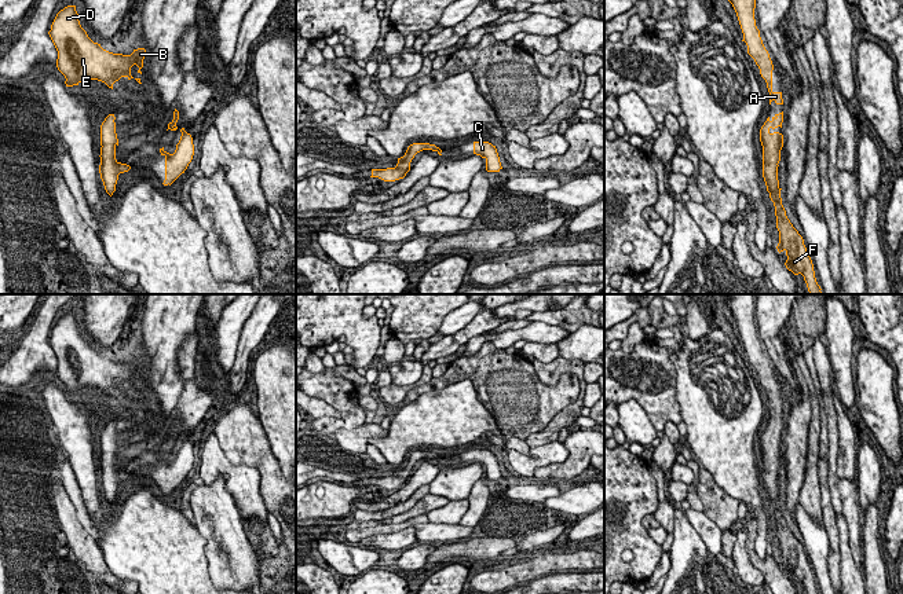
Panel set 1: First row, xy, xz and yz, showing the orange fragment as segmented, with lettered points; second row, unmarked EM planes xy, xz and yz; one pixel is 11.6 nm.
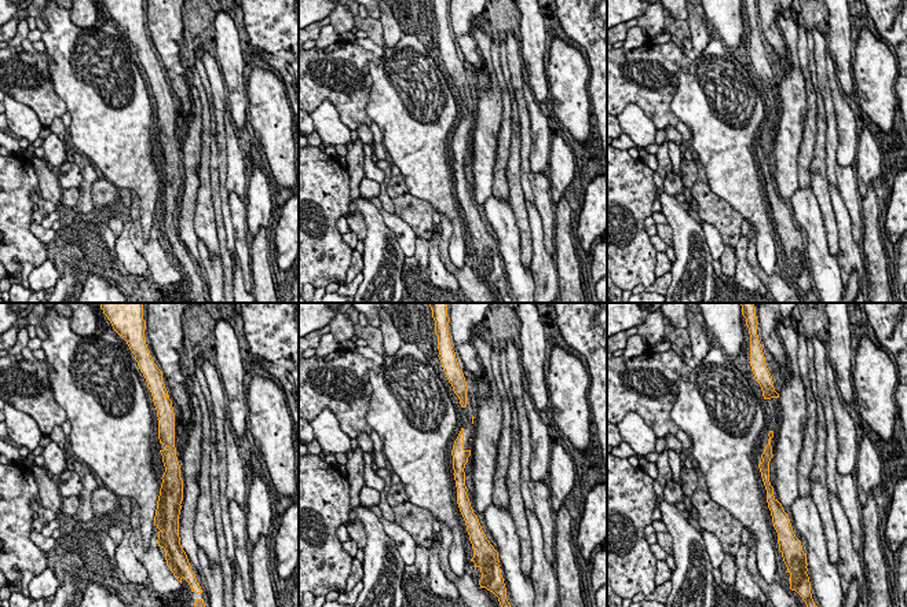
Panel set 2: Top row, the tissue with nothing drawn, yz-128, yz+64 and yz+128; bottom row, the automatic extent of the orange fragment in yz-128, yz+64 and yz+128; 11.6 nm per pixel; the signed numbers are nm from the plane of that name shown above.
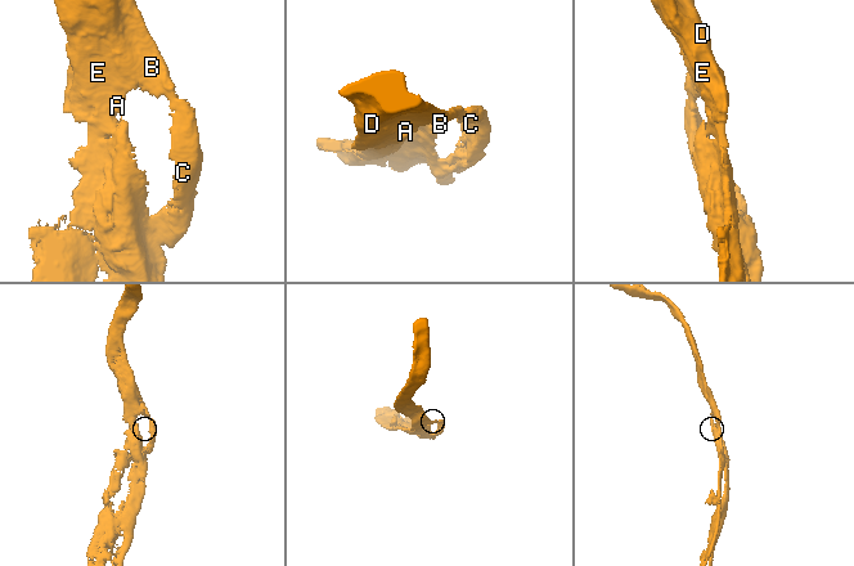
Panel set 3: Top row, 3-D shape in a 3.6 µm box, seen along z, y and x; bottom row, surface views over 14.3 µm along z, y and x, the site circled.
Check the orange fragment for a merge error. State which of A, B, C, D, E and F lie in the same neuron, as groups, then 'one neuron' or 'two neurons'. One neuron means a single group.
A B C D E F; one neuron

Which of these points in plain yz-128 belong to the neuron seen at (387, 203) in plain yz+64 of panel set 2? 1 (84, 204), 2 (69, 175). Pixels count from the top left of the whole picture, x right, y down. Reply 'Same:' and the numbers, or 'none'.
Same: 1

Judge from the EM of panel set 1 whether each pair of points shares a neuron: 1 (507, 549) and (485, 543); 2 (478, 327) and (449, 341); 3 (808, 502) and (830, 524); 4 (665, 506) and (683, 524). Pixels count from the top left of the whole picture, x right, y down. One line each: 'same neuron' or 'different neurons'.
1: different neurons
2: same neuron
3: different neurons
4: different neurons

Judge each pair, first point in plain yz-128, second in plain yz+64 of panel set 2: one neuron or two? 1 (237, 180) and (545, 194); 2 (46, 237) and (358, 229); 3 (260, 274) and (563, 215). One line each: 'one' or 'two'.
1: two
2: two
3: one

